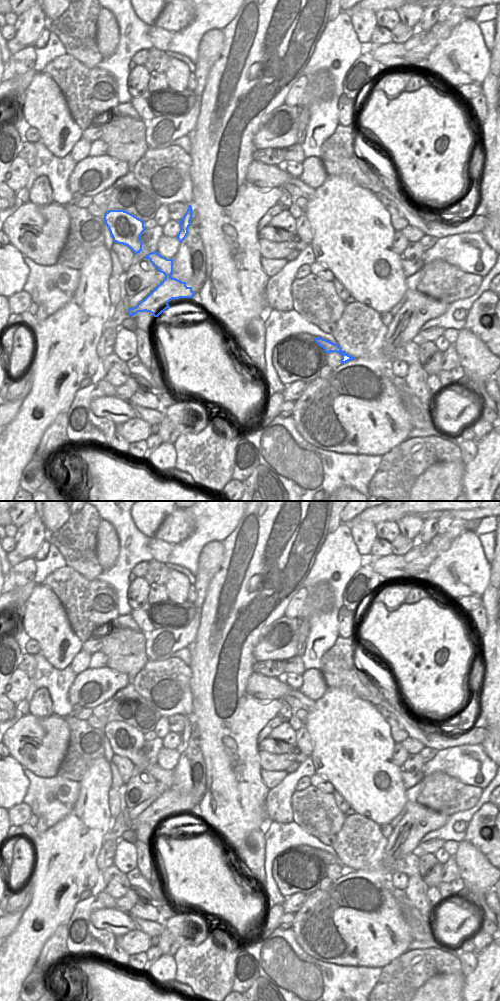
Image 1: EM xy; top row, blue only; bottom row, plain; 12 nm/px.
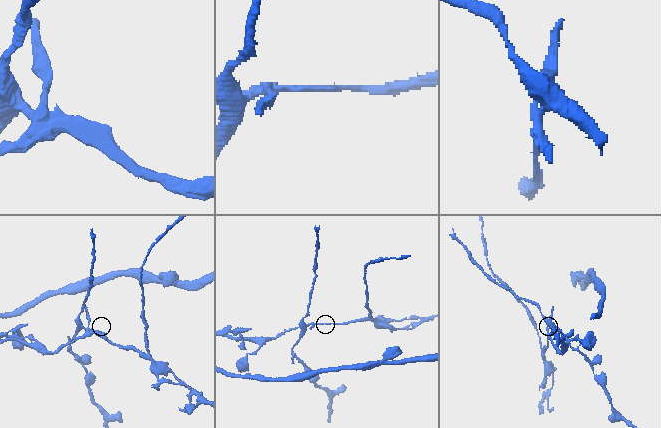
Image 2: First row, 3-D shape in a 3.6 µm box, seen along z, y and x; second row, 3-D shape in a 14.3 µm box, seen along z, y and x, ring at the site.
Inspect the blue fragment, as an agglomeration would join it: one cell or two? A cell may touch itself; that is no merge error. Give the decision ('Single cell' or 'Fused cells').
Fused cells

